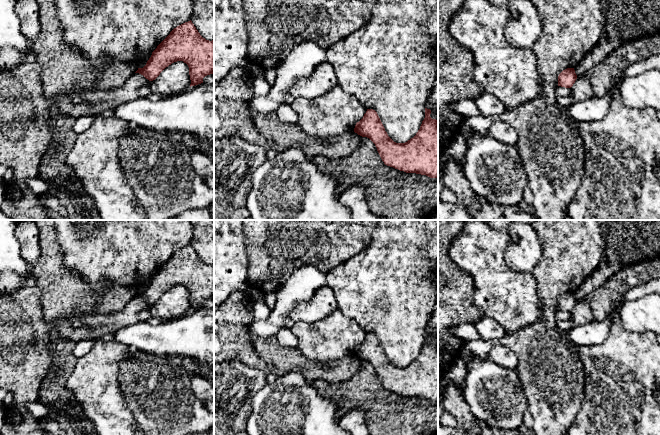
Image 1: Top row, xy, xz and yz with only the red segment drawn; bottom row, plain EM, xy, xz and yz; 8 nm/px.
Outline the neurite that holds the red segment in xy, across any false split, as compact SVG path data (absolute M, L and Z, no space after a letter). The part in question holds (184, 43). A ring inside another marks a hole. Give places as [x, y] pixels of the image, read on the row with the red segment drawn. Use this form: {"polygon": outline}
{"polygon": "M191 20L174 28L152 52L146 65L143 68L138 68L135 73L153 81L166 67L177 61L183 61L188 65L190 87L203 83L205 76L214 74L214 40L209 41L203 38Z"}

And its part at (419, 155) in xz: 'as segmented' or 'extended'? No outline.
as segmented

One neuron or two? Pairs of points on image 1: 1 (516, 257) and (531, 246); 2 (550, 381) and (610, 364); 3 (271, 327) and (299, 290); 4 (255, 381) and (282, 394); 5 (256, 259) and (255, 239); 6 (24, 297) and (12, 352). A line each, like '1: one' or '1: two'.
1: one
2: two
3: one
4: two
5: one
6: one

